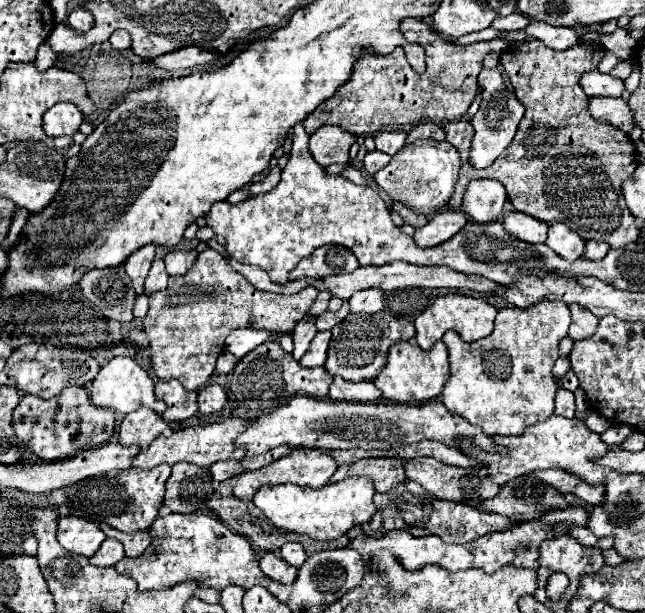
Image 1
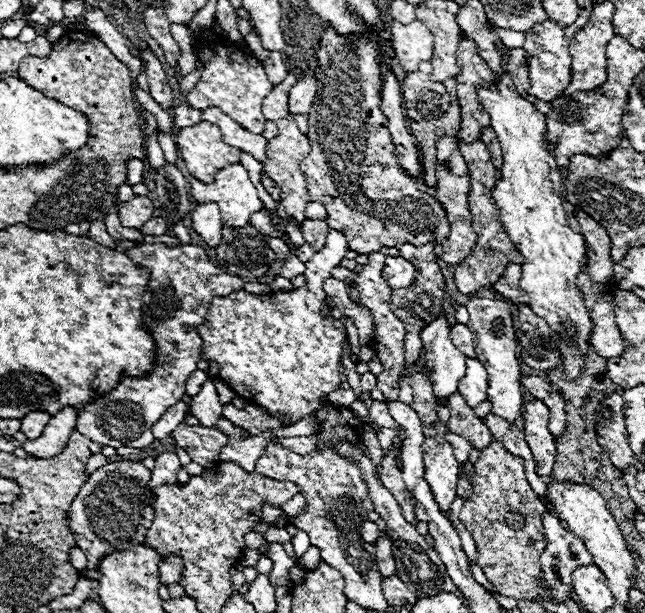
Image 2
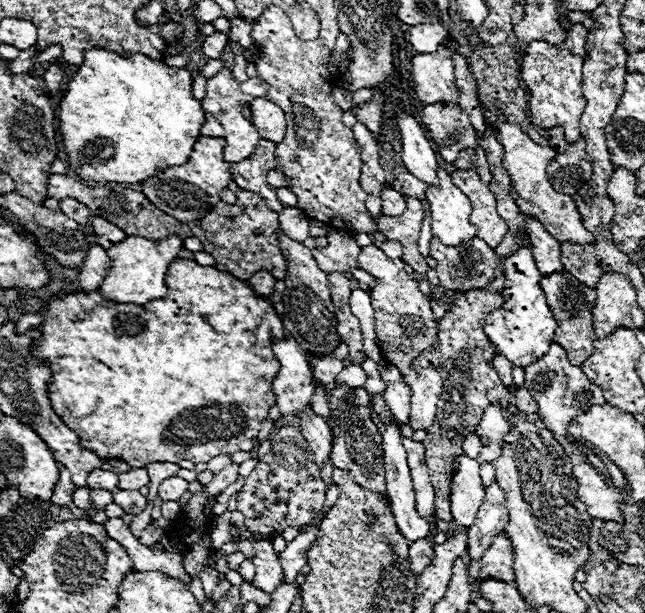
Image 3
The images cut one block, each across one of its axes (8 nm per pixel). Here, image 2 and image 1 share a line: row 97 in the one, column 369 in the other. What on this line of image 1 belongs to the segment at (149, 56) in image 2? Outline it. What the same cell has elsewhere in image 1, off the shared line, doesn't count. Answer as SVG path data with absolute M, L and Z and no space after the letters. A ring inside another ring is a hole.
M372 150L372 152L368 152L366 156L364 156L364 160L362 160L362 166L364 166L364 170L368 172L368 174L376 174L380 168L384 168L386 164L390 162L390 156L388 154L384 154L384 152L380 152L380 150Z

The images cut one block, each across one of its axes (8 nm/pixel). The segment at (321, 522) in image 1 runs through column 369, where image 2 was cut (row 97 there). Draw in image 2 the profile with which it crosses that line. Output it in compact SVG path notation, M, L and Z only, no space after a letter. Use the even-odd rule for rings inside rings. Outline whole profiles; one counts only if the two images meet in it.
M504 72L492 84L480 86L478 98L488 110L492 120L490 126L502 144L502 180L498 180L492 188L492 198L500 208L500 218L508 230L508 236L512 242L516 242L516 248L526 260L522 264L520 288L528 294L528 306L542 316L560 338L564 348L564 372L568 378L576 378L580 372L580 358L588 346L592 330L592 320L576 286L580 258L586 256L586 246L584 238L566 222L566 212L562 208L564 184L554 152L546 140L546 114L516 92L508 72Z

